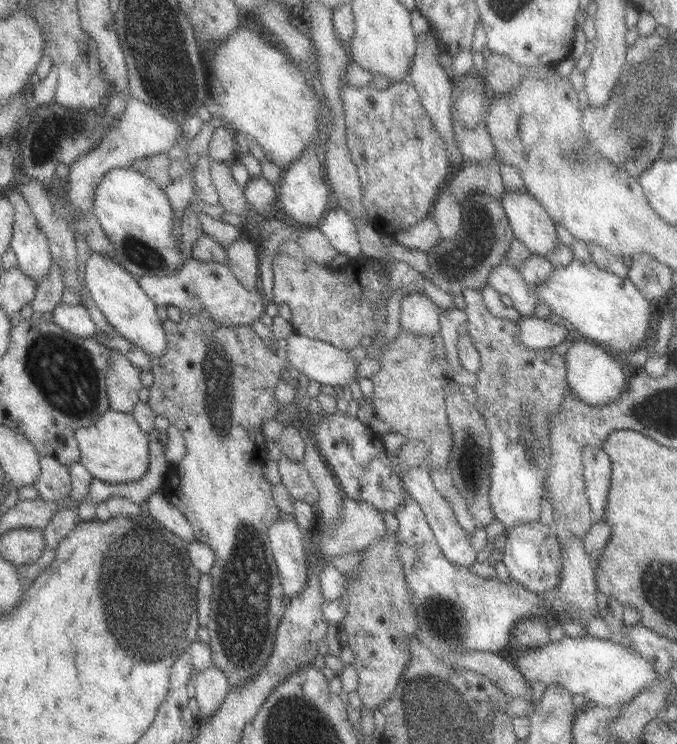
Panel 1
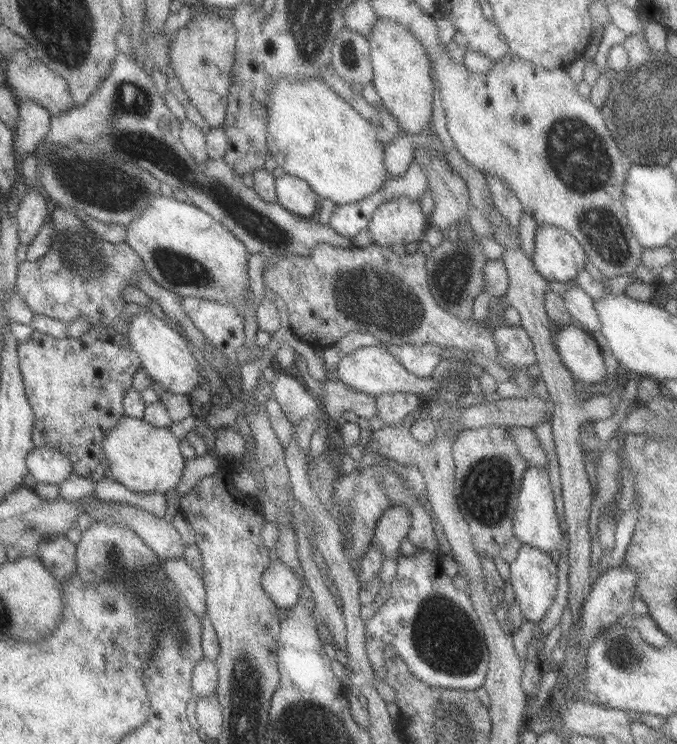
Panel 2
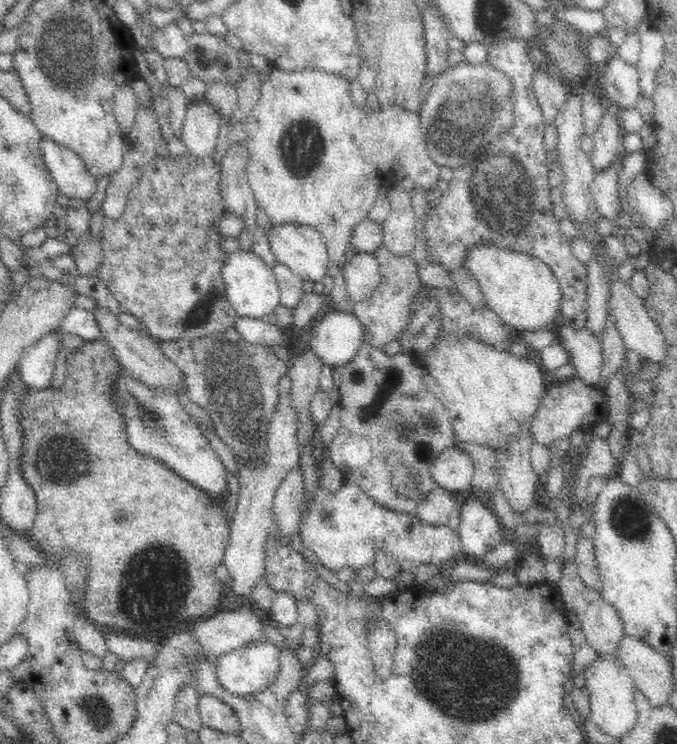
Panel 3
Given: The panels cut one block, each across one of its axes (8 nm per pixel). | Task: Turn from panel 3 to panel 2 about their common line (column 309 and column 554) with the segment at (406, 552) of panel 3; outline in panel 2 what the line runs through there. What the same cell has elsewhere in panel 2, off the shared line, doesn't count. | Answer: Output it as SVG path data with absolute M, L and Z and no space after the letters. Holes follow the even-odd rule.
M527 468L519 482L517 492L517 504L513 514L513 534L523 546L531 546L541 552L557 552L561 544L561 532L557 528L557 516L553 512L553 496L549 486L549 474L545 474L539 468Z

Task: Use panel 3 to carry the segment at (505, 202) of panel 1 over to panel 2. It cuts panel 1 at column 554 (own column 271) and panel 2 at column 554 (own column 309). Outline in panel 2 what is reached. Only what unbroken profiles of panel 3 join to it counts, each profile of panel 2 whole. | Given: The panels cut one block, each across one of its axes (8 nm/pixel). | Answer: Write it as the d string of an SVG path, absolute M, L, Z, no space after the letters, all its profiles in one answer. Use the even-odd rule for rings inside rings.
M537 224L531 262L545 280L571 282L583 270L585 260L587 254L571 234L555 226Z

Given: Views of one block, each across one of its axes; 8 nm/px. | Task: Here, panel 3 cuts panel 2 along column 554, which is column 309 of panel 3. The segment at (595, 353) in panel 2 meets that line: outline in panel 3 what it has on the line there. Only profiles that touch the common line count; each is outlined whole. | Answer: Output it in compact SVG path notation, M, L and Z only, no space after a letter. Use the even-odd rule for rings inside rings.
M330 312L312 326L308 348L322 366L344 368L364 344L364 326L354 314Z

